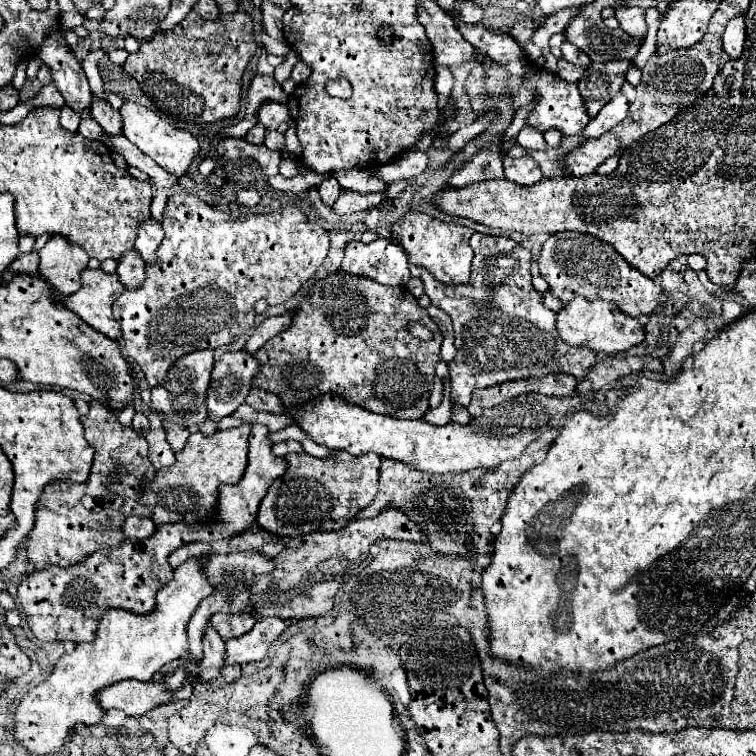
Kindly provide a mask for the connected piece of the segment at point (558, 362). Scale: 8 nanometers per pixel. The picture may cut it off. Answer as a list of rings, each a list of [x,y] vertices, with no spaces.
[[[475,232],[471,236],[469,244],[477,256],[475,274],[481,270],[481,290],[479,290],[477,280],[475,282],[471,280],[467,286],[464,284],[445,285],[439,280],[435,280],[429,272],[419,270],[413,264],[409,266],[413,276],[421,276],[421,280],[425,284],[425,294],[431,298],[431,304],[445,310],[453,322],[457,354],[453,358],[453,362],[449,364],[451,404],[467,408],[471,402],[473,390],[519,380],[519,378],[533,378],[533,376],[565,372],[565,374],[571,374],[571,376],[583,380],[583,376],[587,376],[587,372],[595,366],[597,354],[591,350],[583,350],[579,346],[569,346],[567,342],[561,340],[561,336],[555,328],[557,314],[543,306],[541,294],[531,284],[531,272],[529,272],[531,270],[531,252],[507,236],[485,236],[479,232]]]

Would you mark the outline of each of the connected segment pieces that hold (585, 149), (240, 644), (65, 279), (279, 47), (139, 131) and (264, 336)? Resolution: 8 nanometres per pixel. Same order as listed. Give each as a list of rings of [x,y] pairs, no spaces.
[[[605,132],[601,138],[587,140],[579,148],[571,152],[571,156],[565,158],[565,168],[571,176],[585,176],[593,174],[599,164],[603,164],[609,156],[615,156],[621,152],[619,136],[613,132]]]
[[[263,618],[257,620],[251,632],[227,640],[227,662],[225,664],[243,664],[263,660],[271,642],[275,642],[289,624],[295,620],[279,620],[279,618]]]
[[[51,236],[39,250],[39,274],[53,290],[65,296],[81,288],[79,274],[87,268],[87,262],[87,252],[63,236]]]
[[[263,32],[263,44],[265,50],[268,53],[271,53],[276,56],[284,56],[284,54],[286,55],[289,51],[289,46],[285,40],[284,43],[282,43],[281,40],[269,38],[269,36],[265,34],[265,32]]]
[[[125,102],[125,106],[121,108],[121,116],[123,116],[123,134],[143,154],[151,156],[163,170],[167,170],[169,174],[173,174],[177,178],[187,172],[193,158],[199,154],[199,142],[187,130],[173,128],[169,122],[165,122],[163,118],[159,118],[155,112],[151,112],[145,106],[139,106],[135,102]]]
[[[285,312],[281,316],[271,316],[271,318],[265,318],[253,332],[253,336],[249,338],[249,342],[245,344],[245,352],[251,352],[255,354],[269,338],[277,336],[279,332],[283,332],[285,328],[289,328],[293,320],[293,314],[291,312]]]

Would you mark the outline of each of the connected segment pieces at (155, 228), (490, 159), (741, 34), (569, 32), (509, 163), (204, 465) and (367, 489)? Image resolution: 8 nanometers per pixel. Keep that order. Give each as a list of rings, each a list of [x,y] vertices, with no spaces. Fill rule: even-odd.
[[[149,220],[149,222],[139,224],[139,236],[135,242],[135,250],[141,254],[145,264],[153,264],[157,248],[163,242],[163,236],[165,236],[165,232],[159,222]]]
[[[489,144],[481,148],[459,170],[455,170],[453,176],[447,180],[447,184],[461,188],[473,182],[503,178],[503,156],[505,156],[505,150],[501,144]]]
[[[735,16],[725,28],[723,48],[731,56],[731,60],[737,60],[743,52],[743,44],[745,44],[745,18]]]
[[[583,10],[567,24],[563,34],[567,42],[587,52],[593,62],[633,60],[643,44],[631,40],[623,30],[609,30],[599,18],[585,16]]]
[[[523,156],[523,158],[509,158],[505,160],[505,176],[507,180],[521,184],[521,186],[531,186],[543,180],[543,172],[539,170],[539,164],[535,164],[535,160],[531,156]]]
[[[239,426],[239,428],[227,428],[227,430],[219,430],[213,436],[205,436],[201,432],[195,432],[189,436],[187,444],[183,450],[175,452],[177,462],[169,468],[163,468],[157,472],[155,480],[145,484],[143,482],[143,498],[141,502],[145,506],[151,504],[153,508],[153,516],[151,520],[159,526],[159,524],[171,524],[171,522],[185,522],[185,524],[207,524],[215,518],[215,510],[217,510],[217,494],[219,494],[219,486],[221,484],[237,484],[247,468],[247,438],[249,438],[249,426]]]
[[[337,452],[331,458],[315,458],[309,454],[287,454],[287,472],[273,482],[261,500],[257,522],[275,536],[303,536],[311,532],[339,530],[355,518],[359,510],[369,506],[377,494],[377,478],[381,458],[375,454],[347,456]]]

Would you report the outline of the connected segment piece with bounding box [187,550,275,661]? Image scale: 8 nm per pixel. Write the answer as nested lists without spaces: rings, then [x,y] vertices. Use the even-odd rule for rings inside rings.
[[[255,550],[233,552],[233,554],[225,554],[225,556],[223,554],[211,554],[209,556],[209,560],[203,566],[203,572],[213,586],[213,594],[207,596],[207,600],[203,600],[203,604],[199,604],[199,608],[195,610],[195,614],[187,626],[189,657],[192,660],[200,661],[203,656],[201,642],[209,616],[213,616],[215,612],[225,612],[225,614],[251,612],[251,602],[249,602],[251,584],[255,584],[257,576],[273,572],[273,570],[275,570],[275,560],[261,554],[261,552],[255,552]]]

